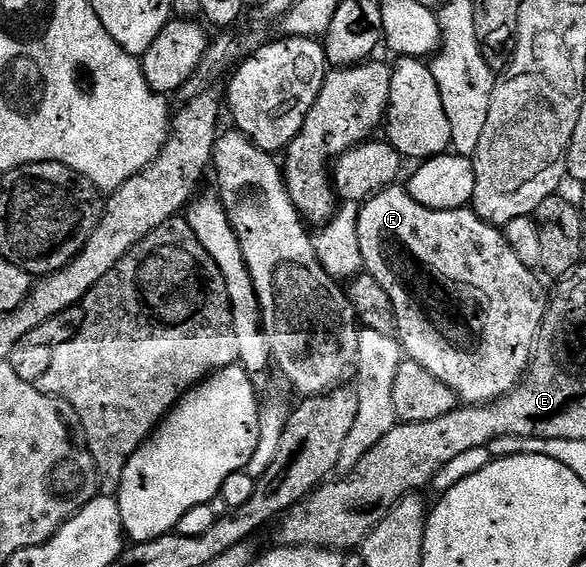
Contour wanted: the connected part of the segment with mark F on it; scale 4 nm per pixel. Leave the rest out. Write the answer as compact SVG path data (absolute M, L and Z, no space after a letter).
M395 183L388 189L381 189L365 202L358 210L358 234L360 235L360 251L365 272L370 273L380 287L387 292L390 302L394 305L394 323L396 336L402 343L402 352L409 360L420 363L424 371L432 371L440 383L448 383L456 394L459 402L467 405L485 405L488 401L495 401L512 392L518 382L526 375L530 367L530 359L534 356L534 346L538 340L538 332L542 329L542 321L546 318L548 304L548 289L542 286L542 281L535 270L524 267L520 263L520 255L512 251L506 241L505 232L497 225L489 225L480 219L473 211L451 211L437 213L434 209L424 207L412 199L409 188Z

